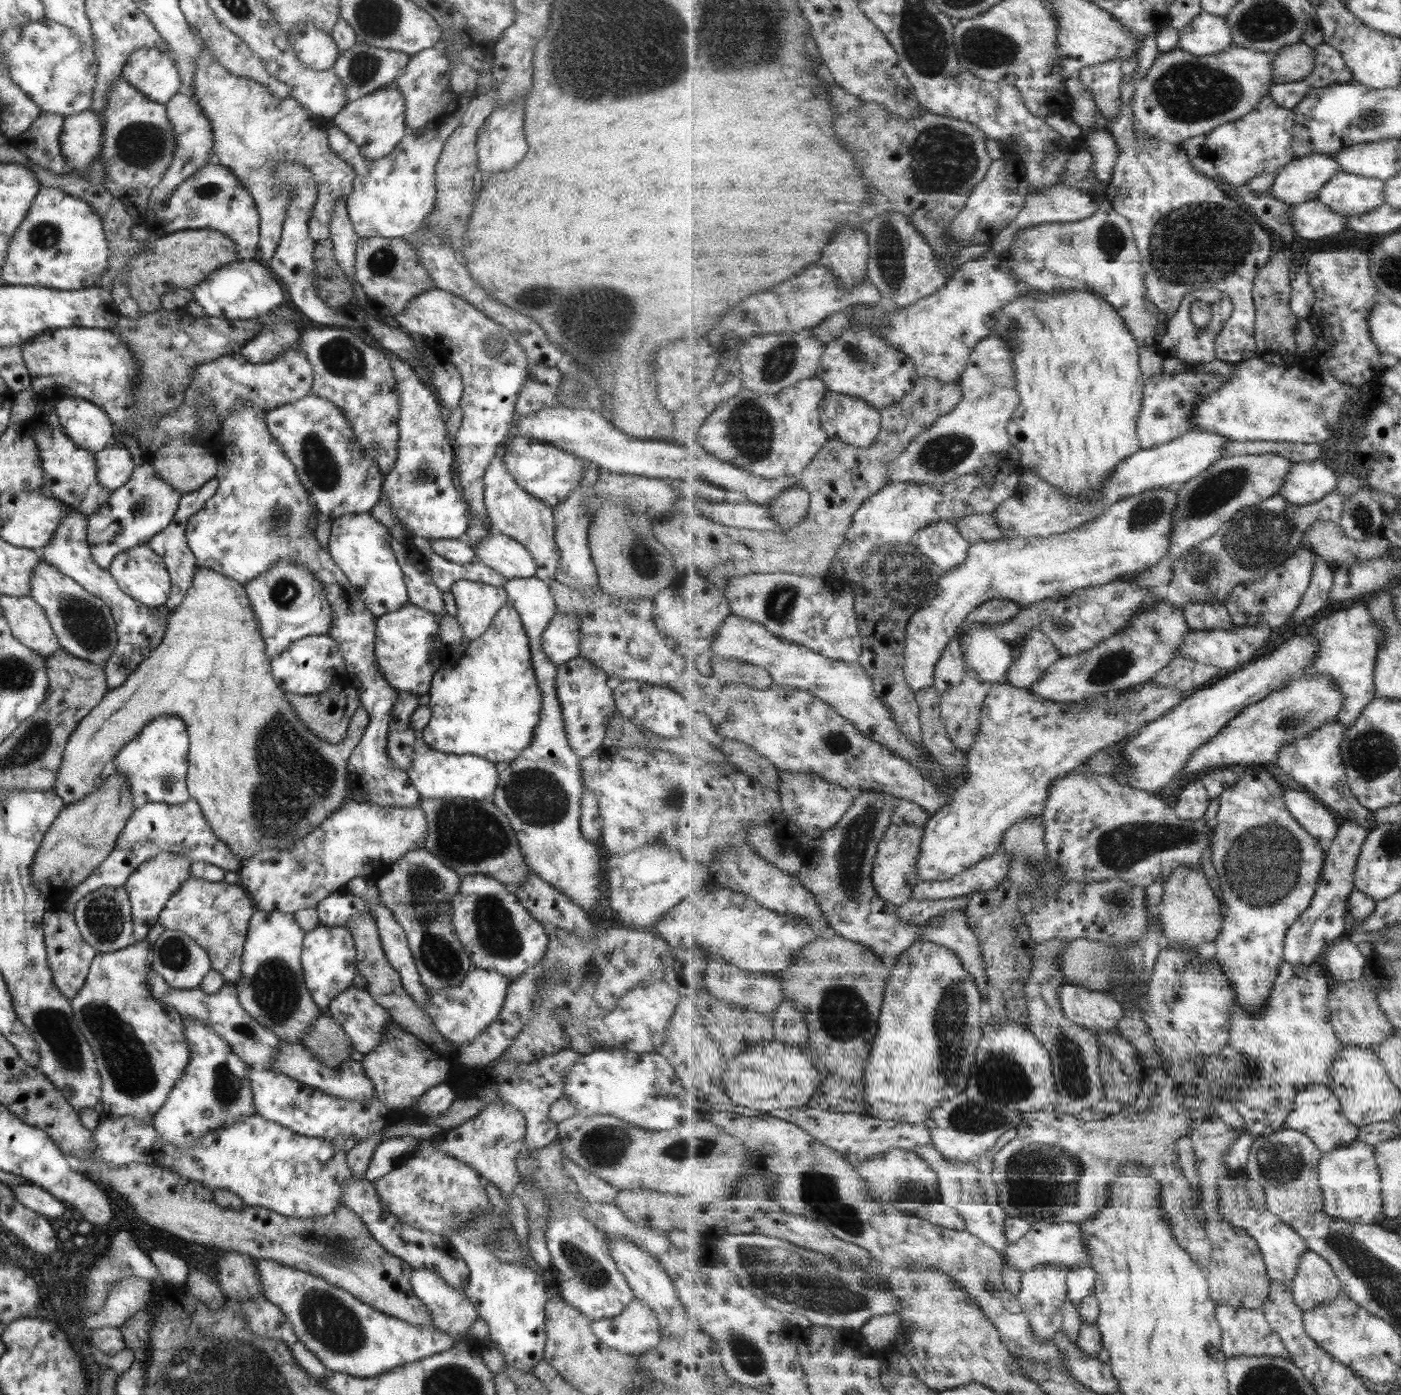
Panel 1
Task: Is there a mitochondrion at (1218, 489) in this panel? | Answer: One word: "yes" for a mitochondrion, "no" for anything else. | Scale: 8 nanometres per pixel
yes

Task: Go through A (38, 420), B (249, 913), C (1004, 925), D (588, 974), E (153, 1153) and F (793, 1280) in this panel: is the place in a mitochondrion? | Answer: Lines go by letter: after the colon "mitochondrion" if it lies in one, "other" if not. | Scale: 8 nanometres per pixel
A: other
B: other
C: other
D: mitochondrion
E: other
F: mitochondrion

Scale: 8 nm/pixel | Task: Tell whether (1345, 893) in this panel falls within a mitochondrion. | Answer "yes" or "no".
no

